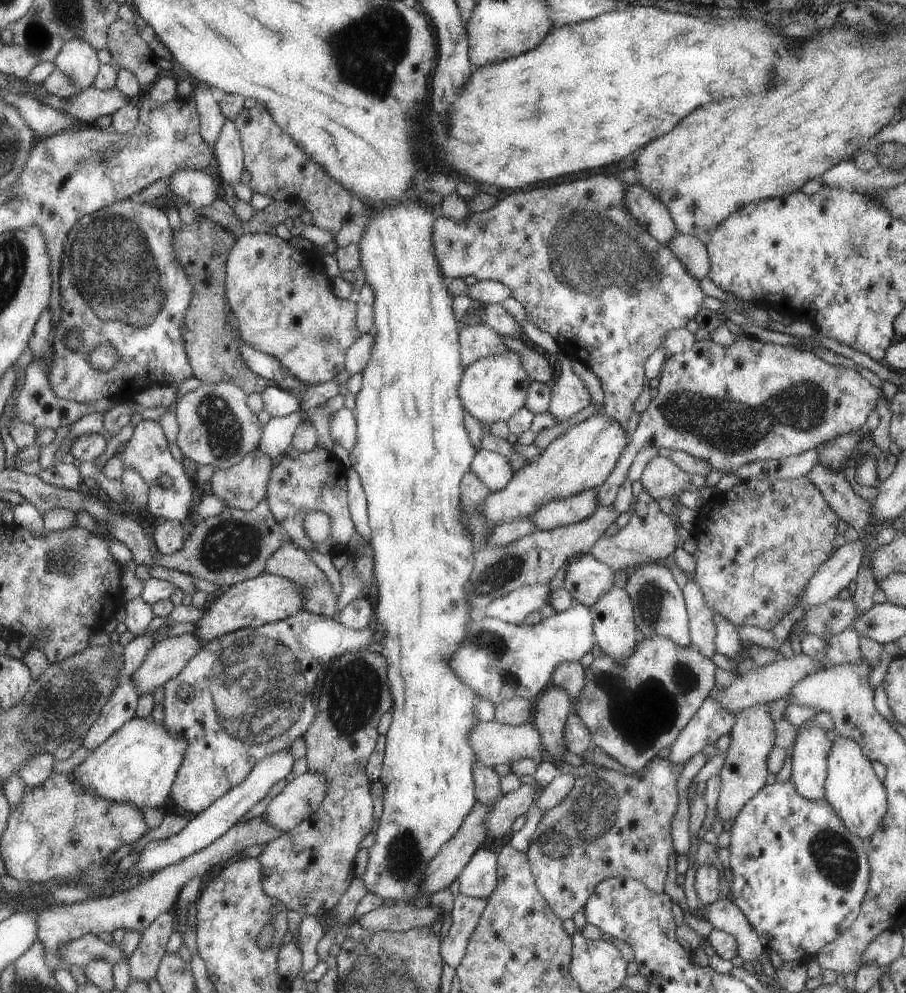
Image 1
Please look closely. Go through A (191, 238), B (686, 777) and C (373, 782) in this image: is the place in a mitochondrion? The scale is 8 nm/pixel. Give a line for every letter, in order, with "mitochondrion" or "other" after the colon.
A: mitochondrion
B: other
C: other

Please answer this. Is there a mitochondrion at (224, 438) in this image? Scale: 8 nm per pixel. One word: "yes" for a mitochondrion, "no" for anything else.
yes

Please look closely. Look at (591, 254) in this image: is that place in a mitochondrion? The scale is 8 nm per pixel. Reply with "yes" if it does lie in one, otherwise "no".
yes

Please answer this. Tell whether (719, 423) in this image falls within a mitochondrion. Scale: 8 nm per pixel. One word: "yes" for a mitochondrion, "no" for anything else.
yes

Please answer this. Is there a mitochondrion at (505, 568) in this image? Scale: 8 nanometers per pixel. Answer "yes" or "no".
yes

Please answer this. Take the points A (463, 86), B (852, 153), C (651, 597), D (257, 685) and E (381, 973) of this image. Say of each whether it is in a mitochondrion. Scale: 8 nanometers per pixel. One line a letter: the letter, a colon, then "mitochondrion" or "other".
A: other
B: other
C: mitochondrion
D: mitochondrion
E: mitochondrion

